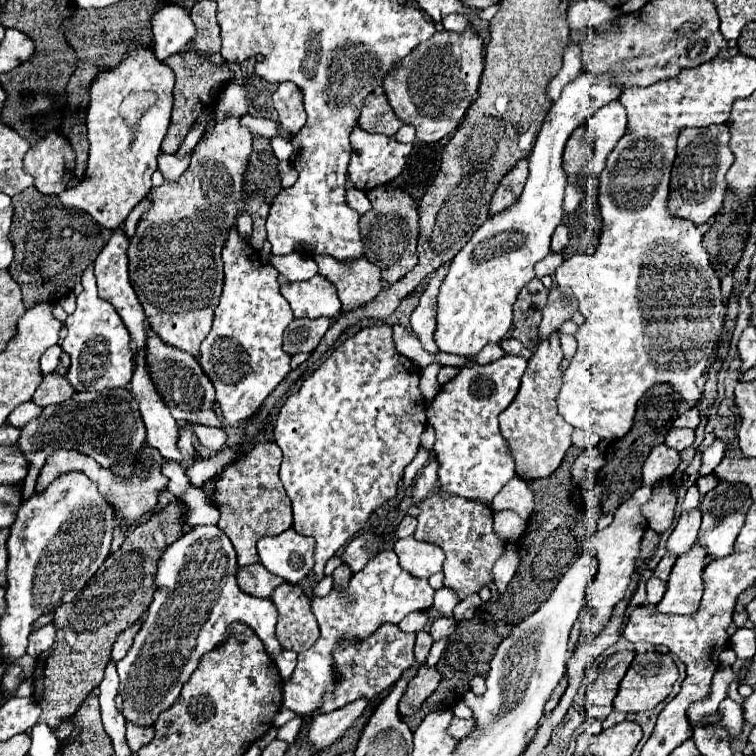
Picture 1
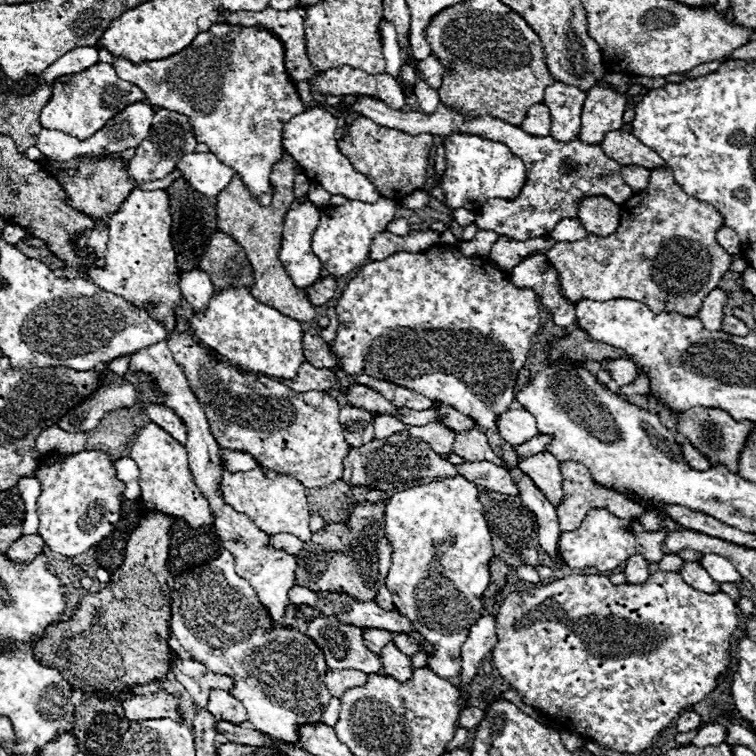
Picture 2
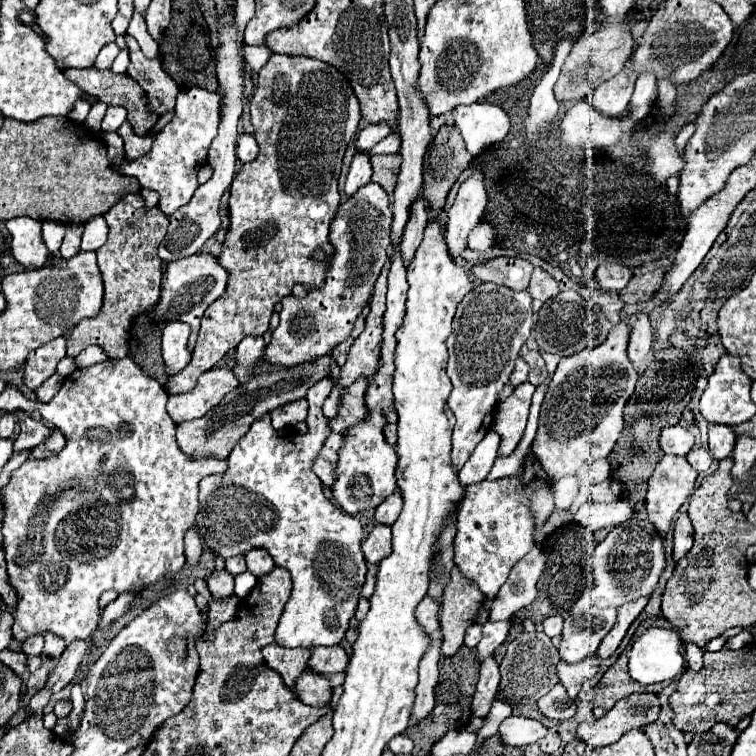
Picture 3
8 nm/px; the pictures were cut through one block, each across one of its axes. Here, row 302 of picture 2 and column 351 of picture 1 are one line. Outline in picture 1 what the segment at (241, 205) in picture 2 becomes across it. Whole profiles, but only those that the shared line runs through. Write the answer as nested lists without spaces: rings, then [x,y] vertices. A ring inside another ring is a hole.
[[[316,256],[316,264],[318,272],[338,288],[342,312],[352,312],[372,302],[382,290],[380,270],[366,258],[358,258],[356,262],[338,262],[330,256]]]

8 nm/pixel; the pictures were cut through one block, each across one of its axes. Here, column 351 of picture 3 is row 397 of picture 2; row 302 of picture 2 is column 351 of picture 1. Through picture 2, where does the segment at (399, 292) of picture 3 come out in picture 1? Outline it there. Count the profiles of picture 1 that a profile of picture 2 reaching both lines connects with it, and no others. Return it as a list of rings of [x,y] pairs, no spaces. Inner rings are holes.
[[[390,324],[366,326],[336,346],[302,382],[300,390],[284,400],[278,412],[274,442],[284,452],[280,480],[292,500],[294,530],[316,540],[315,578],[309,589],[324,578],[326,560],[366,526],[376,508],[396,496],[404,468],[414,460],[420,448],[420,436],[426,428],[426,402],[420,394],[420,372],[416,370],[420,368],[394,348]]]

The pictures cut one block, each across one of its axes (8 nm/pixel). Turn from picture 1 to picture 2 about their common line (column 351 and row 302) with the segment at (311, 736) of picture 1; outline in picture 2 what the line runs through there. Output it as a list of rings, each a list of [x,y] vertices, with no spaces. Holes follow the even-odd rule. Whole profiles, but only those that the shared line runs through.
[[[714,288],[714,292],[710,292],[704,298],[704,304],[702,304],[700,312],[696,314],[702,320],[704,328],[708,328],[708,330],[720,330],[722,328],[726,300],[728,300],[728,294],[720,288]]]

